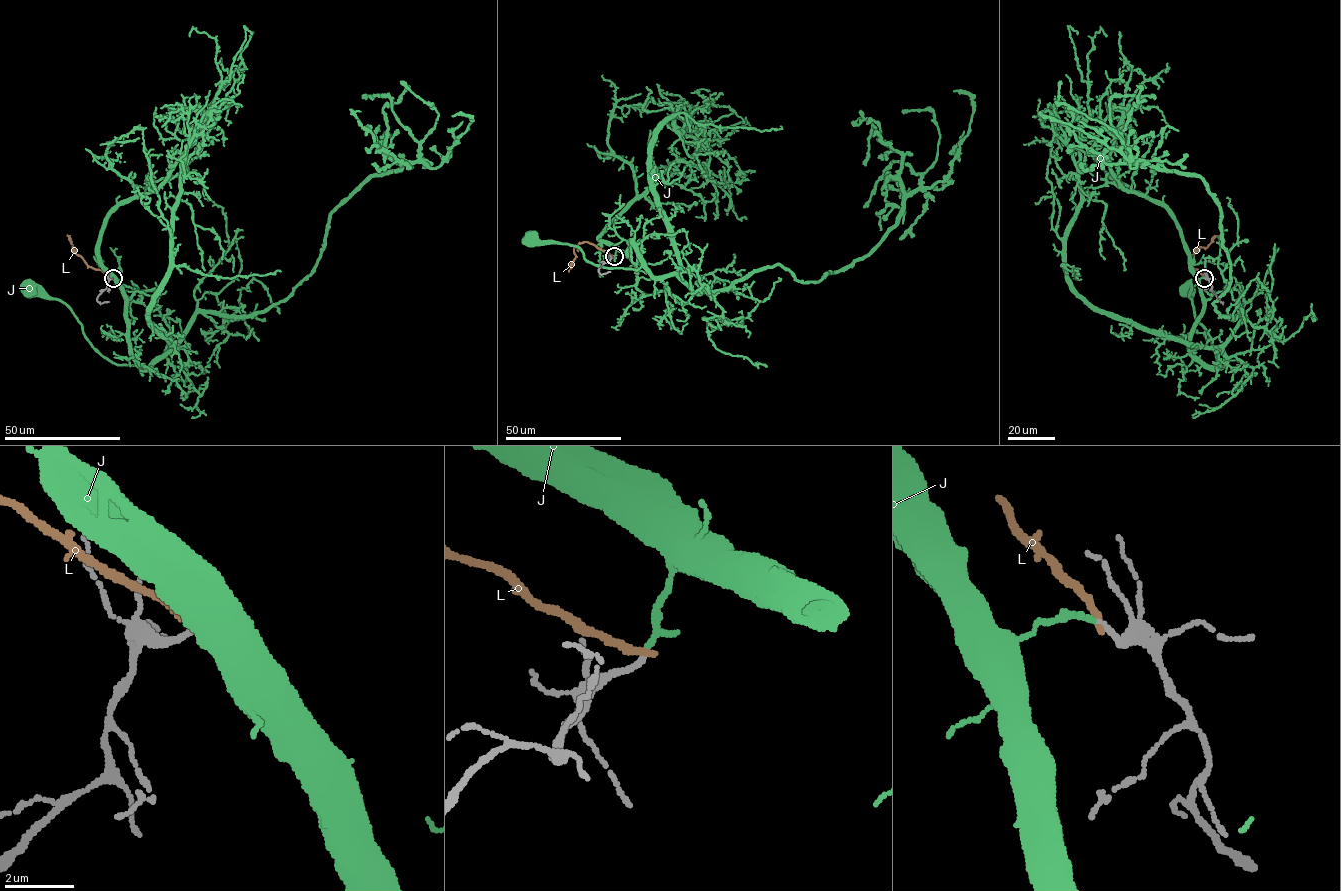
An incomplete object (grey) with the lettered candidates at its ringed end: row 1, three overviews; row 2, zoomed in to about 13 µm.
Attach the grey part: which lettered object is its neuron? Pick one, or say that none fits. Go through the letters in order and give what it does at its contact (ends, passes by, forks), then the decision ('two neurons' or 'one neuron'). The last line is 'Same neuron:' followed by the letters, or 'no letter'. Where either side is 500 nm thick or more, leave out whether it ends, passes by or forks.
J: it ends | one neuron
L: it ends | two neurons
Same neuron: J

